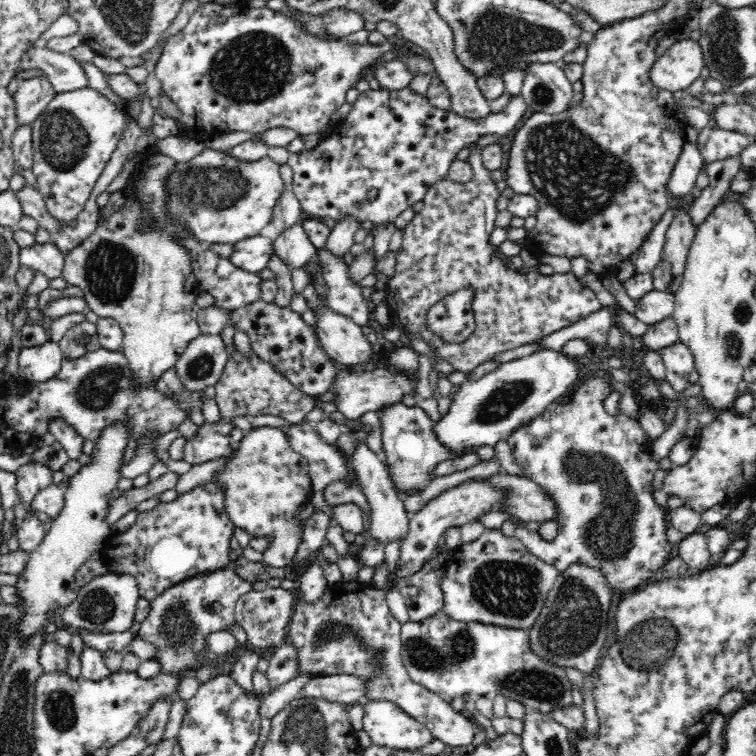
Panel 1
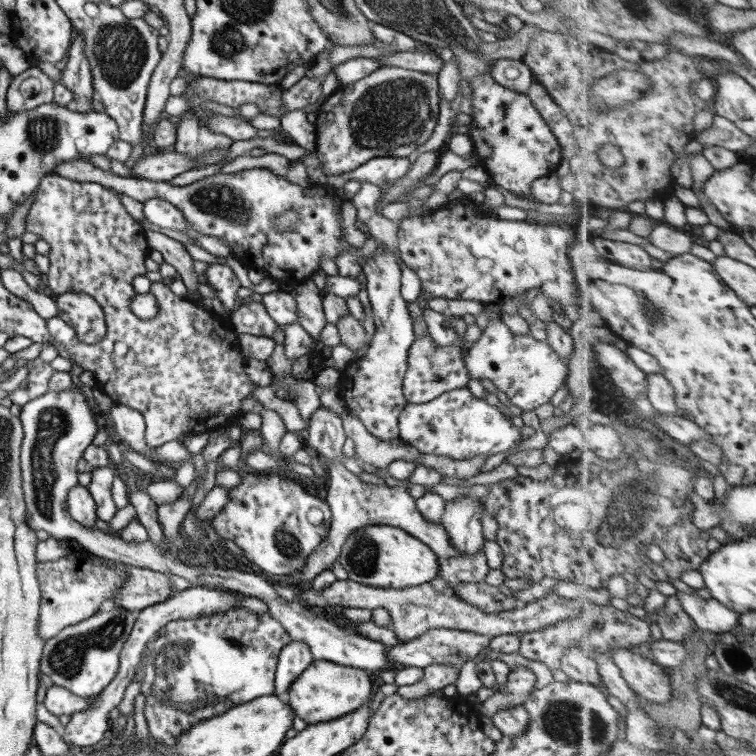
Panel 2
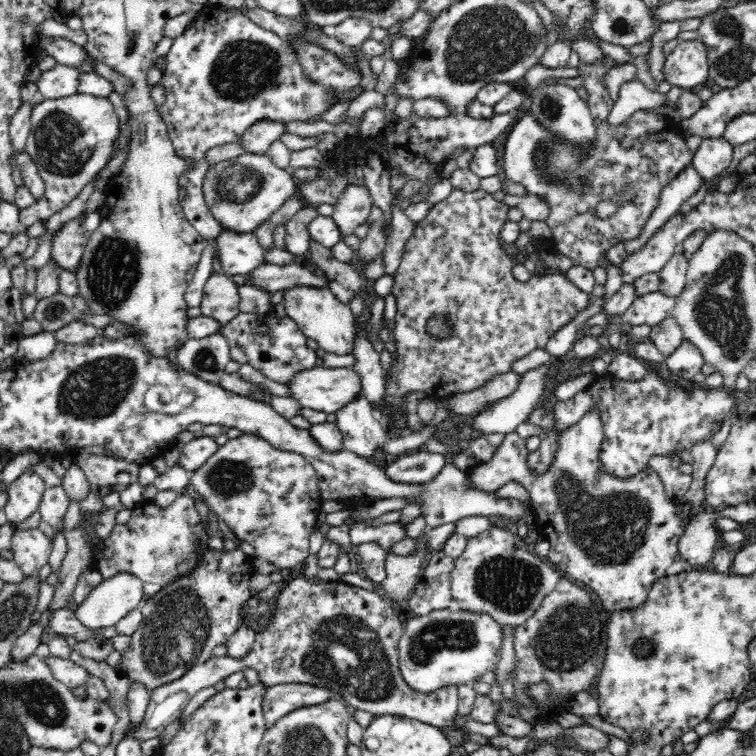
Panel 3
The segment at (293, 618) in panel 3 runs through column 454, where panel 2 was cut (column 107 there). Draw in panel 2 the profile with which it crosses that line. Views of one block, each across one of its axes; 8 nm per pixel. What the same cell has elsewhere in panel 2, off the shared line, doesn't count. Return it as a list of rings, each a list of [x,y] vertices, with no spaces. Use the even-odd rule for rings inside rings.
[[[193,586],[184,590],[183,592],[176,593],[175,596],[168,597],[164,602],[149,606],[144,610],[139,611],[138,618],[133,624],[133,629],[128,635],[126,642],[123,644],[120,658],[119,669],[116,676],[111,680],[111,683],[105,687],[99,698],[93,702],[91,708],[86,708],[80,712],[75,712],[71,715],[71,719],[66,724],[62,732],[62,737],[69,744],[74,744],[82,748],[92,748],[93,744],[100,742],[104,738],[104,732],[108,730],[110,725],[109,714],[111,710],[114,710],[120,704],[122,700],[124,690],[132,682],[133,676],[137,672],[137,666],[140,662],[145,644],[153,641],[156,638],[156,632],[163,626],[167,625],[167,622],[174,619],[182,618],[195,618],[200,616],[206,616],[207,614],[214,614],[215,612],[226,612],[235,606],[243,606],[248,608],[250,612],[266,613],[269,609],[261,598],[256,597],[237,597],[232,594],[224,594],[218,592],[218,590],[208,590],[205,587]]]

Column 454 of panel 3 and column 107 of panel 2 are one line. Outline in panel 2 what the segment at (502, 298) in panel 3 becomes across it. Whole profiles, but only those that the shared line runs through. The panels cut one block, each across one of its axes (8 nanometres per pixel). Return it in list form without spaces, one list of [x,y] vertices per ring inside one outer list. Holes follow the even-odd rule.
[[[48,174],[40,179],[40,184],[37,188],[36,201],[32,203],[32,207],[27,214],[26,231],[38,234],[42,240],[45,240],[50,246],[50,252],[47,254],[47,260],[50,264],[48,270],[48,277],[46,280],[47,293],[54,294],[58,296],[72,291],[82,291],[89,294],[98,305],[101,306],[102,311],[105,315],[106,322],[106,336],[102,342],[98,344],[84,344],[76,338],[76,331],[72,329],[68,324],[66,324],[59,316],[52,317],[47,321],[47,328],[52,339],[62,344],[65,350],[70,355],[70,358],[74,363],[78,364],[85,371],[90,371],[94,373],[96,380],[96,385],[100,390],[104,391],[105,394],[110,396],[113,400],[114,405],[127,406],[132,410],[139,411],[145,420],[145,442],[148,447],[158,448],[170,441],[179,441],[180,437],[185,439],[191,436],[198,436],[204,434],[204,432],[211,432],[217,430],[220,427],[232,424],[234,420],[240,418],[244,415],[241,409],[240,402],[244,398],[253,398],[254,394],[254,384],[250,381],[248,374],[244,372],[245,366],[247,364],[247,359],[242,355],[240,351],[240,346],[238,345],[238,334],[234,331],[232,327],[232,322],[229,320],[229,315],[220,316],[216,314],[211,314],[211,312],[195,304],[192,300],[185,297],[174,296],[158,296],[158,292],[162,292],[162,288],[169,288],[161,281],[153,282],[150,286],[149,293],[152,293],[156,297],[156,302],[158,302],[158,315],[150,321],[142,321],[140,318],[136,317],[132,311],[130,311],[130,302],[132,302],[132,297],[136,294],[134,287],[132,287],[132,280],[135,276],[145,275],[147,268],[145,265],[145,260],[149,256],[149,244],[147,243],[147,236],[145,235],[145,229],[142,225],[135,220],[125,209],[124,203],[120,201],[120,198],[115,191],[109,190],[98,184],[98,182],[93,181],[70,181],[65,177]]]

